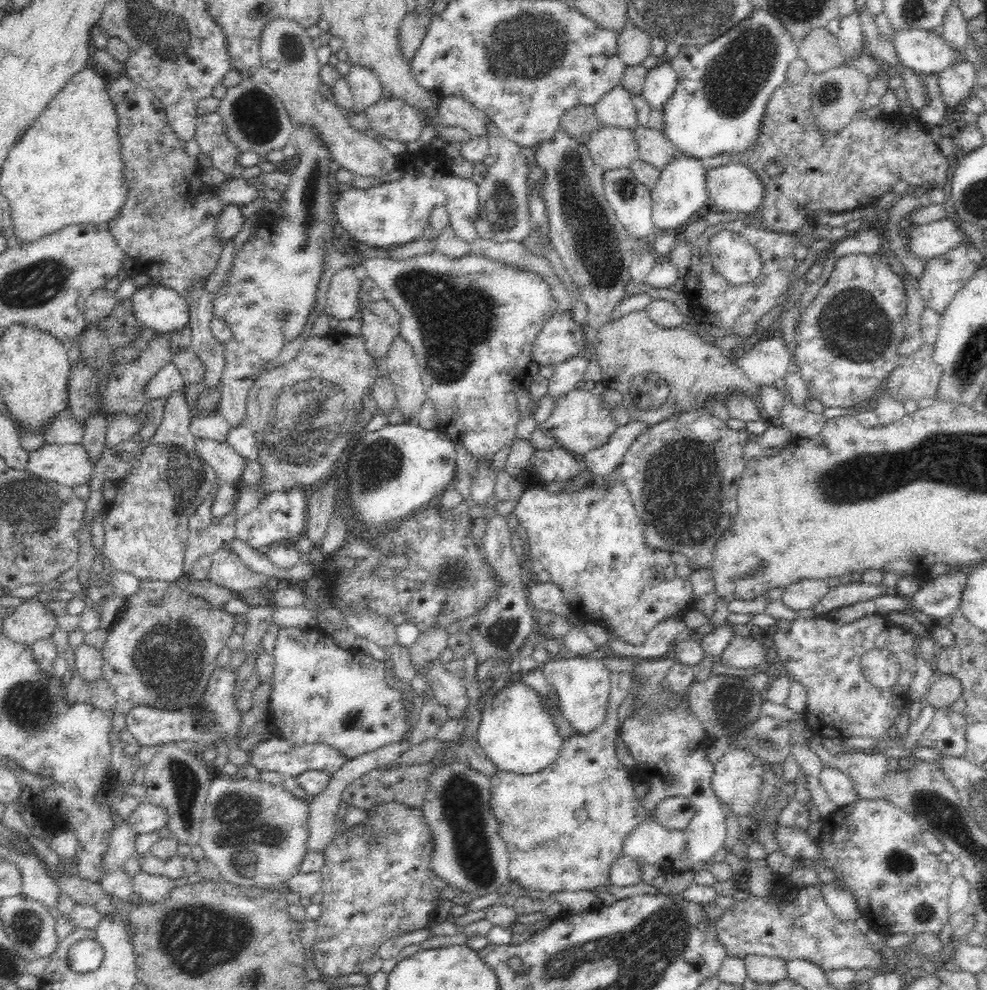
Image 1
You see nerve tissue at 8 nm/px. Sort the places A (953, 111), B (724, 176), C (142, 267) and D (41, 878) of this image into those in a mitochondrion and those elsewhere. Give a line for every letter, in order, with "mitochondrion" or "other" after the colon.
A: other
B: other
C: other
D: other

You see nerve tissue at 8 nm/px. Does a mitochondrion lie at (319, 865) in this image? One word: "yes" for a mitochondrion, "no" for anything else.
no

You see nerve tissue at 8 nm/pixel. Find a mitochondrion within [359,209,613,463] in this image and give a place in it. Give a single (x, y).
(454, 319)

